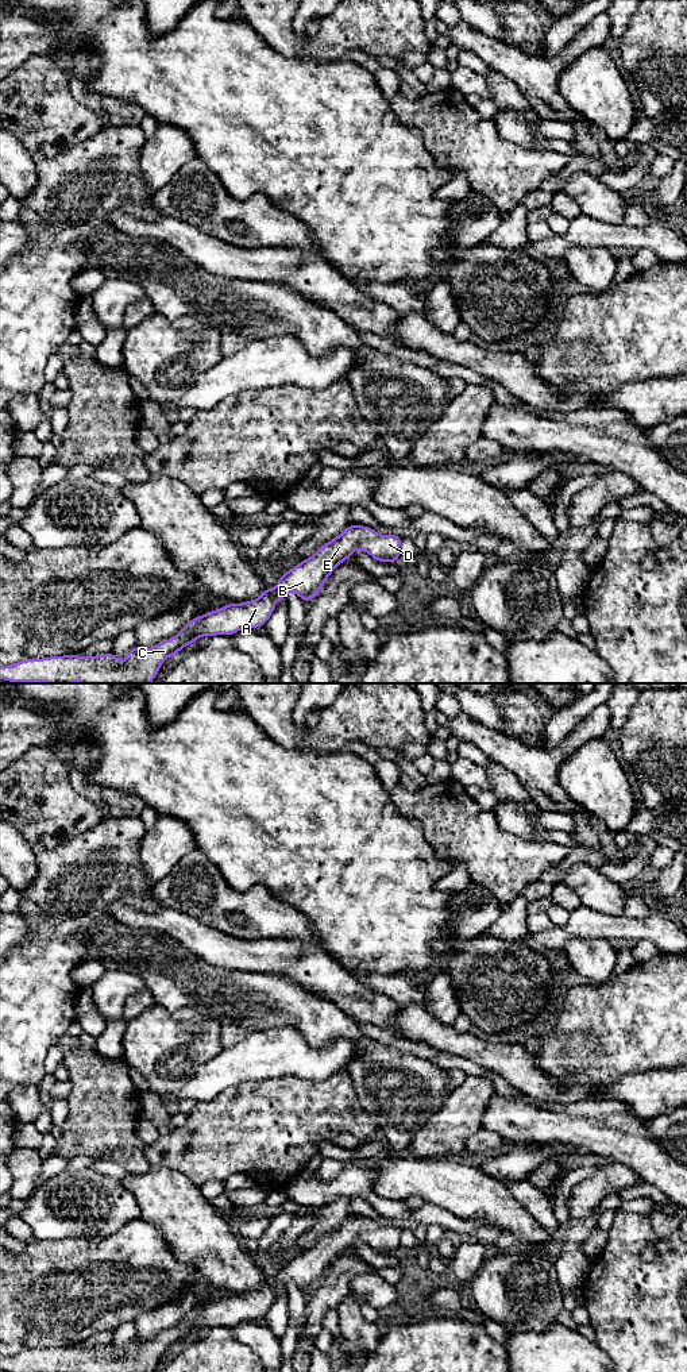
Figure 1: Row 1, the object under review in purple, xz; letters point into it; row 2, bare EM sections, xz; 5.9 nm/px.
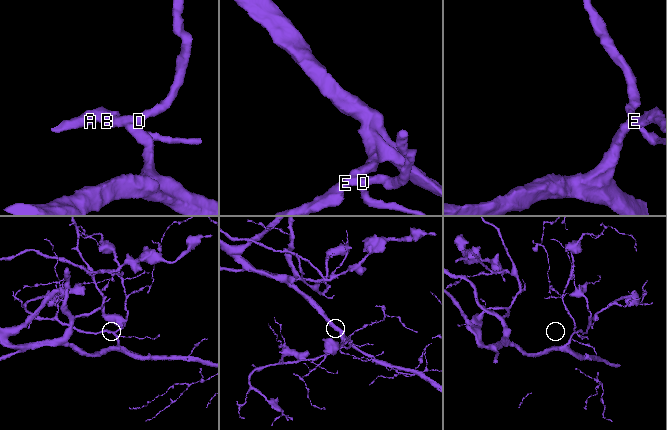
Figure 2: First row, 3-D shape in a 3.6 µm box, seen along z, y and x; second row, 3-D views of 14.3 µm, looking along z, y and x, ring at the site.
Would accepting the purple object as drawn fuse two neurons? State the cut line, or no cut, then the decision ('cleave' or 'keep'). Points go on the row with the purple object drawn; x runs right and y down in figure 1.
no cut | keep

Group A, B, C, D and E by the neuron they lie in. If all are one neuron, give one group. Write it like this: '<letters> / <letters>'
A B C D E

